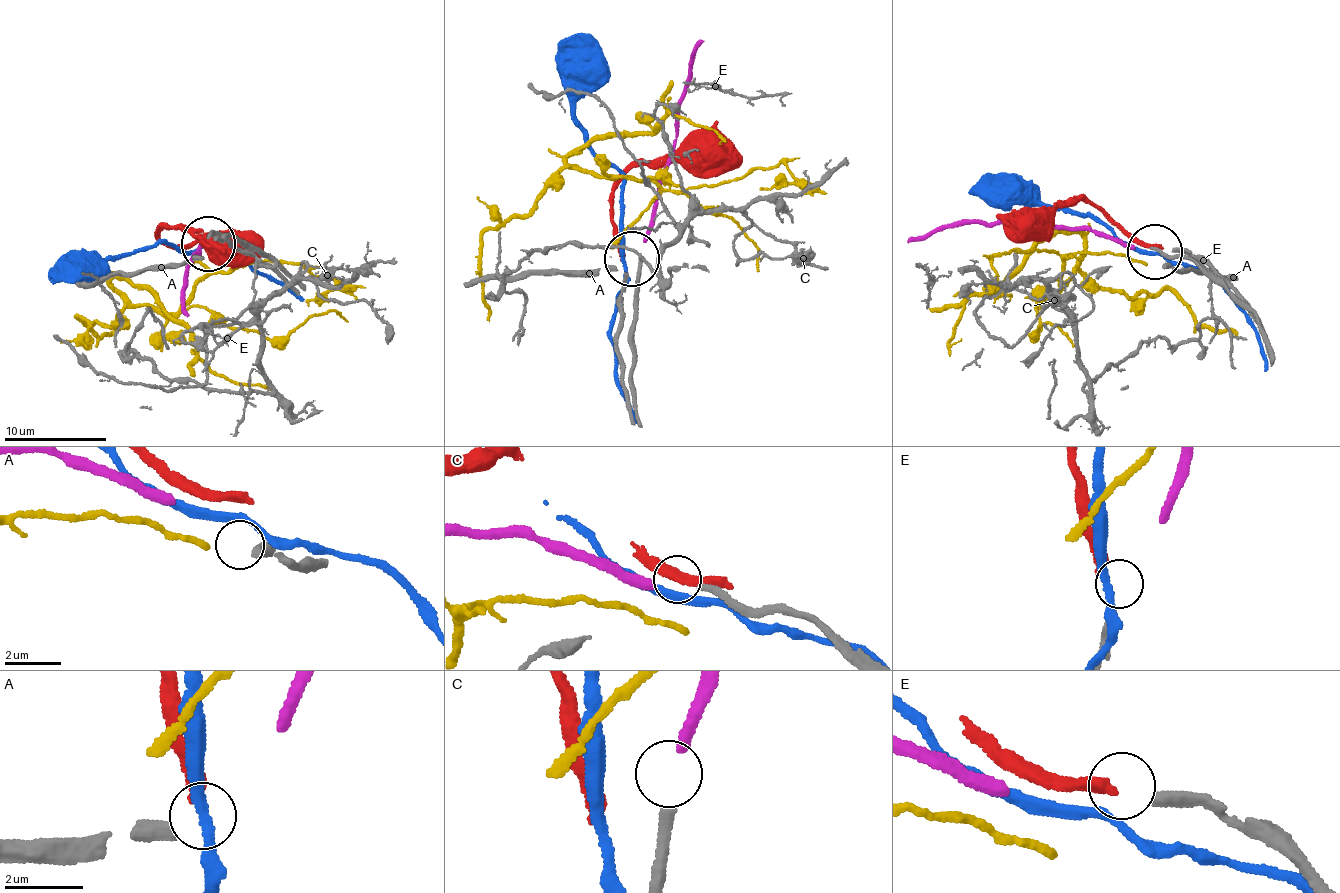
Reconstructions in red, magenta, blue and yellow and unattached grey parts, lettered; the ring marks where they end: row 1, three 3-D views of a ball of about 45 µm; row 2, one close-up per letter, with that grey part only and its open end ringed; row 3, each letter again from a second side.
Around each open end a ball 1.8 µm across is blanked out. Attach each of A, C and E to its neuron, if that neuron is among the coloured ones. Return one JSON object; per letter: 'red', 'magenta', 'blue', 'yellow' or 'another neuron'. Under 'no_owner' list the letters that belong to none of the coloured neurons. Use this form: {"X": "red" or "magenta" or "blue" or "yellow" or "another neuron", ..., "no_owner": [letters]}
{"A": "another neuron", "C": "magenta", "E": "red", "no_owner": ["A"]}

